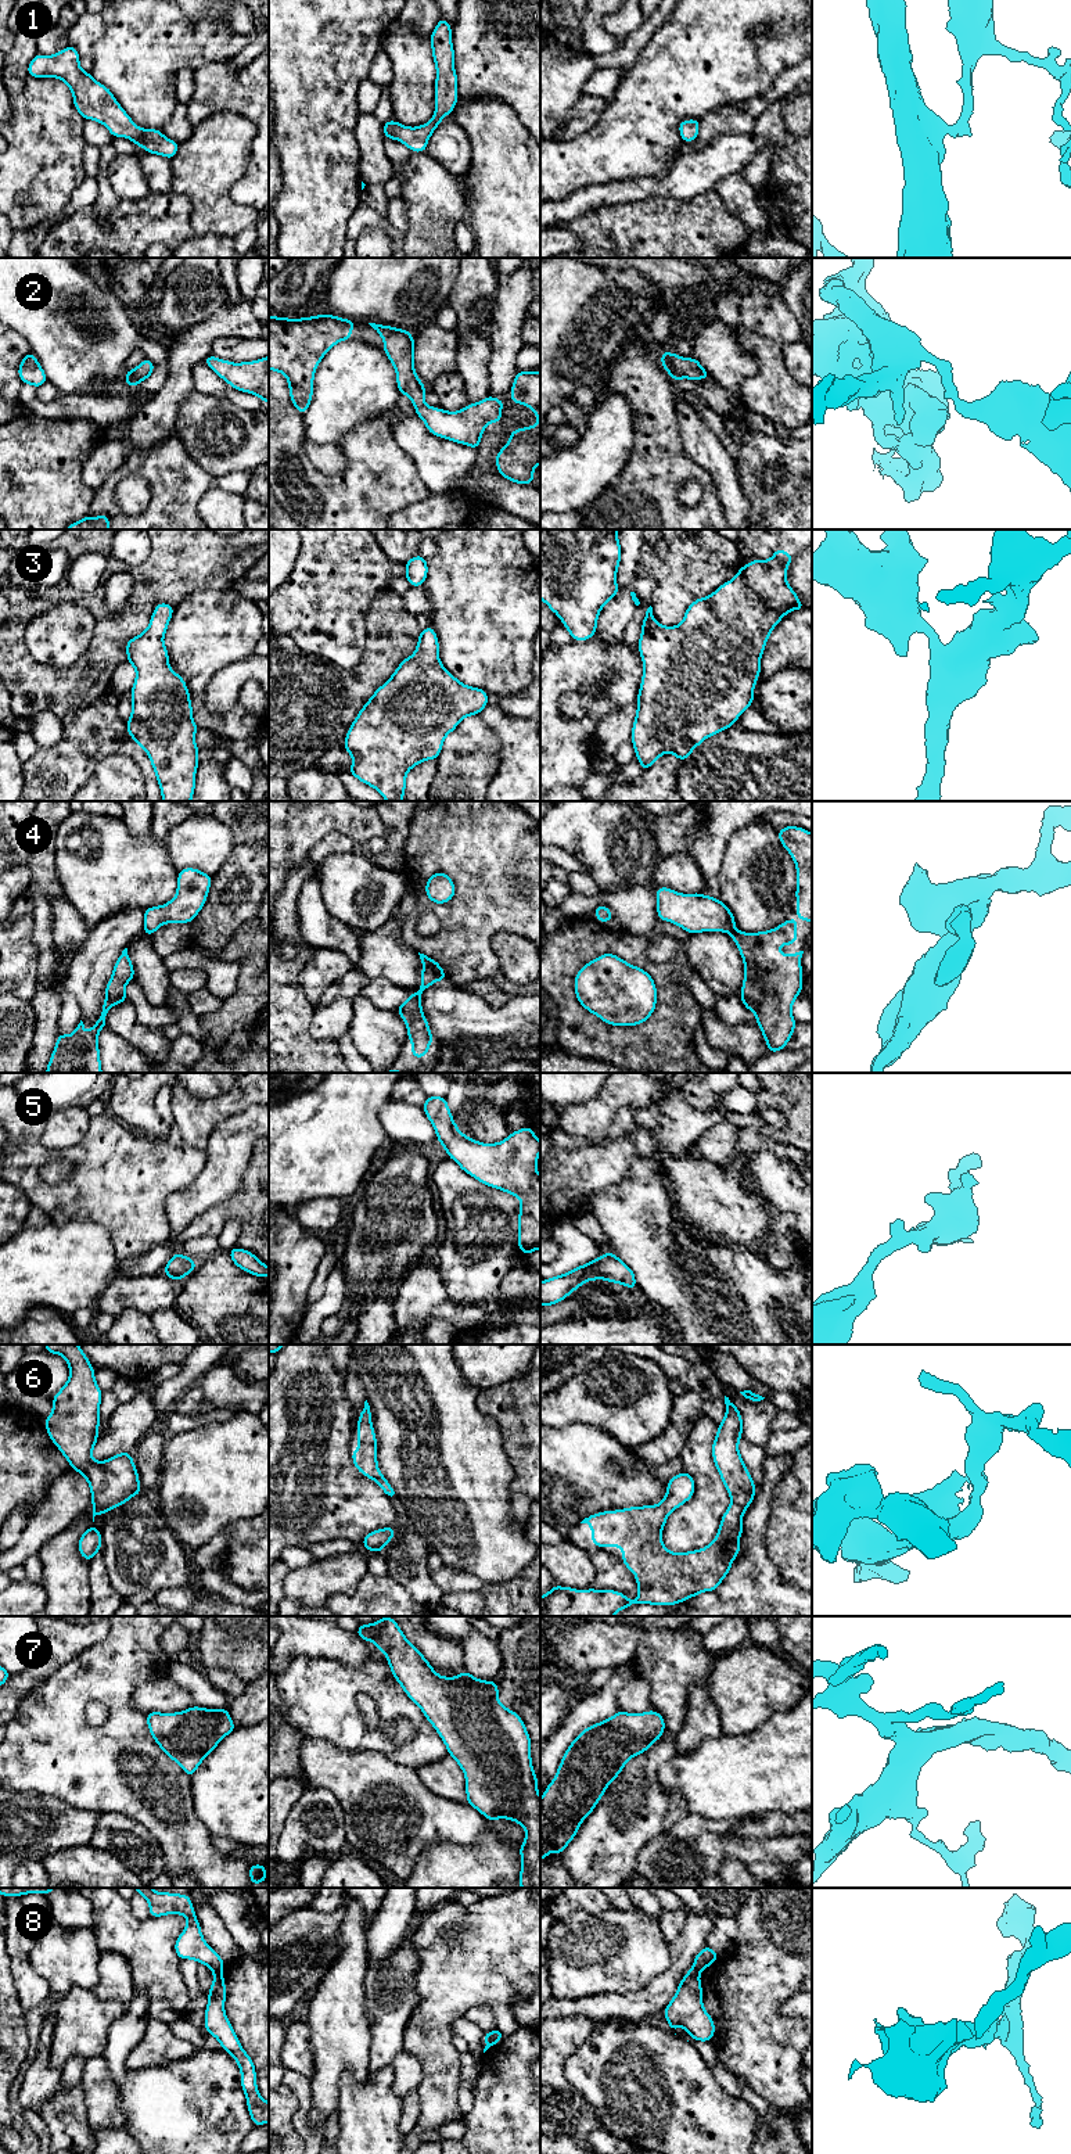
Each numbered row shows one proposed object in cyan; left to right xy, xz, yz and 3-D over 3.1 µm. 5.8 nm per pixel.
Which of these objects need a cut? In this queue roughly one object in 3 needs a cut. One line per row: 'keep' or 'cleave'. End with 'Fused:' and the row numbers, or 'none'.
1: keep
2: keep
3: keep
4: keep
5: keep
6: keep
7: keep
8: cleave
Fused: 8

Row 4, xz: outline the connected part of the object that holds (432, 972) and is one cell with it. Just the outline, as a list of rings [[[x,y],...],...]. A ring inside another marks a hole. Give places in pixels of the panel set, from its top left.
[[[420,954],[423,962],[421,986],[417,992],[413,992],[403,1005],[396,1008],[396,1012],[405,1020],[407,1037],[411,1041],[411,1056],[424,1058],[428,1053],[428,1047],[434,1041],[428,1022],[423,1015],[421,994],[435,981],[446,981],[445,970],[432,958]]]

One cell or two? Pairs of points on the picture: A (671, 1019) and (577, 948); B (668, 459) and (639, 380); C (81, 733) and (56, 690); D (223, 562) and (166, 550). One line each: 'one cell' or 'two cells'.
A: one cell
B: one cell
C: two cells
D: one cell

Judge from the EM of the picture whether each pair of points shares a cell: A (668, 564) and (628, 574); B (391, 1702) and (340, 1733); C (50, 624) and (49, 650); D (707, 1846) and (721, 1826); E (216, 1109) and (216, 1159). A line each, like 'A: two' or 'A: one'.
A: two
B: one
C: one
D: two
E: two

